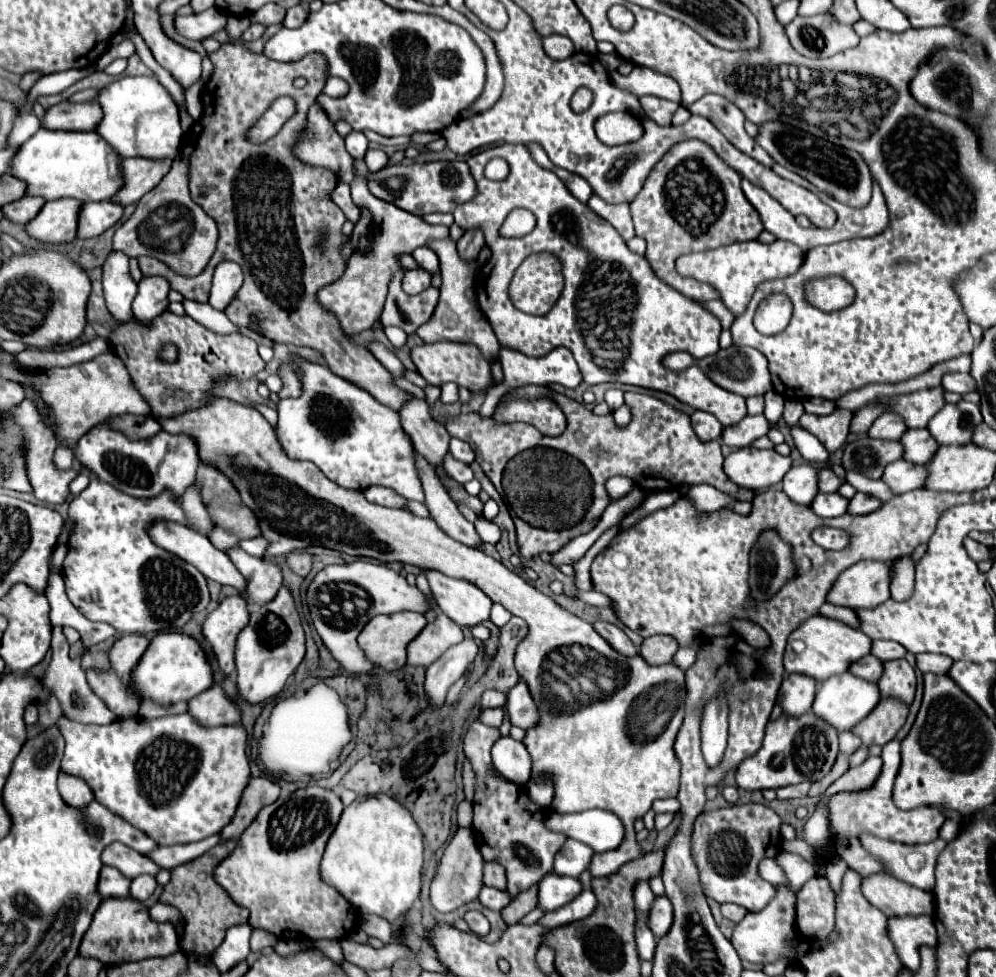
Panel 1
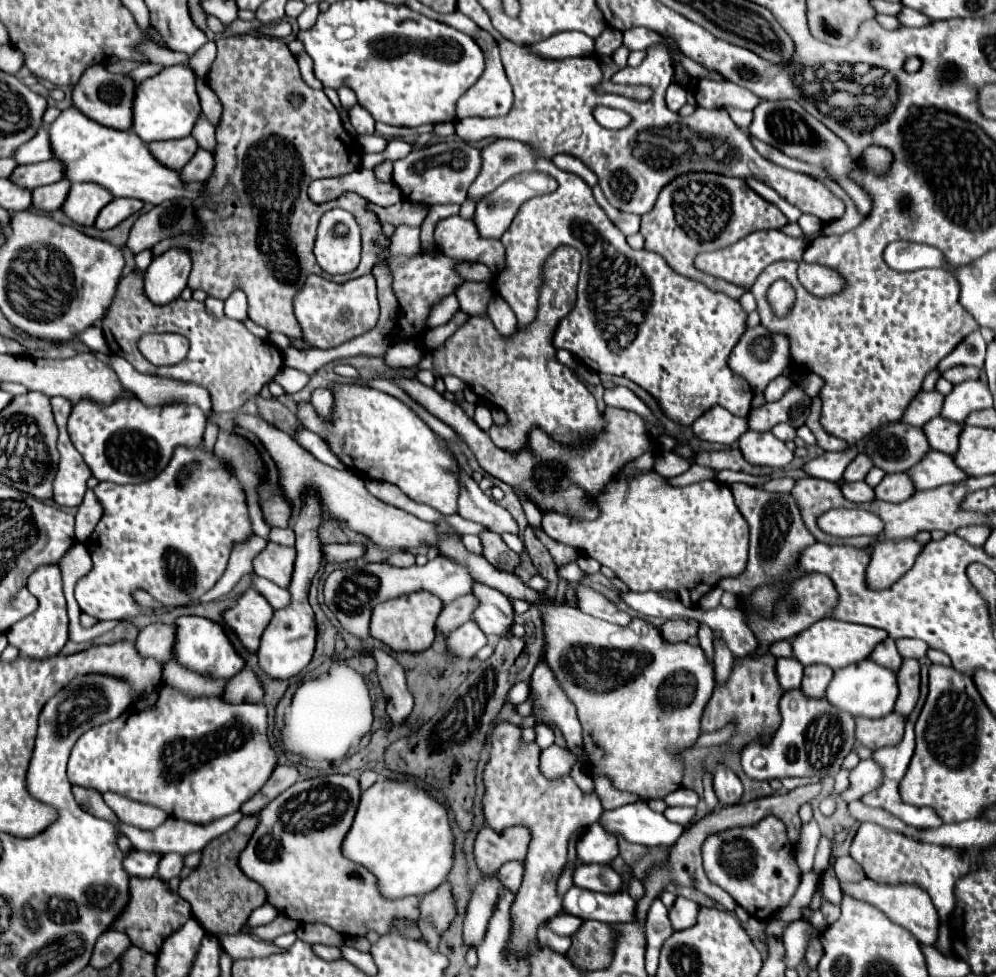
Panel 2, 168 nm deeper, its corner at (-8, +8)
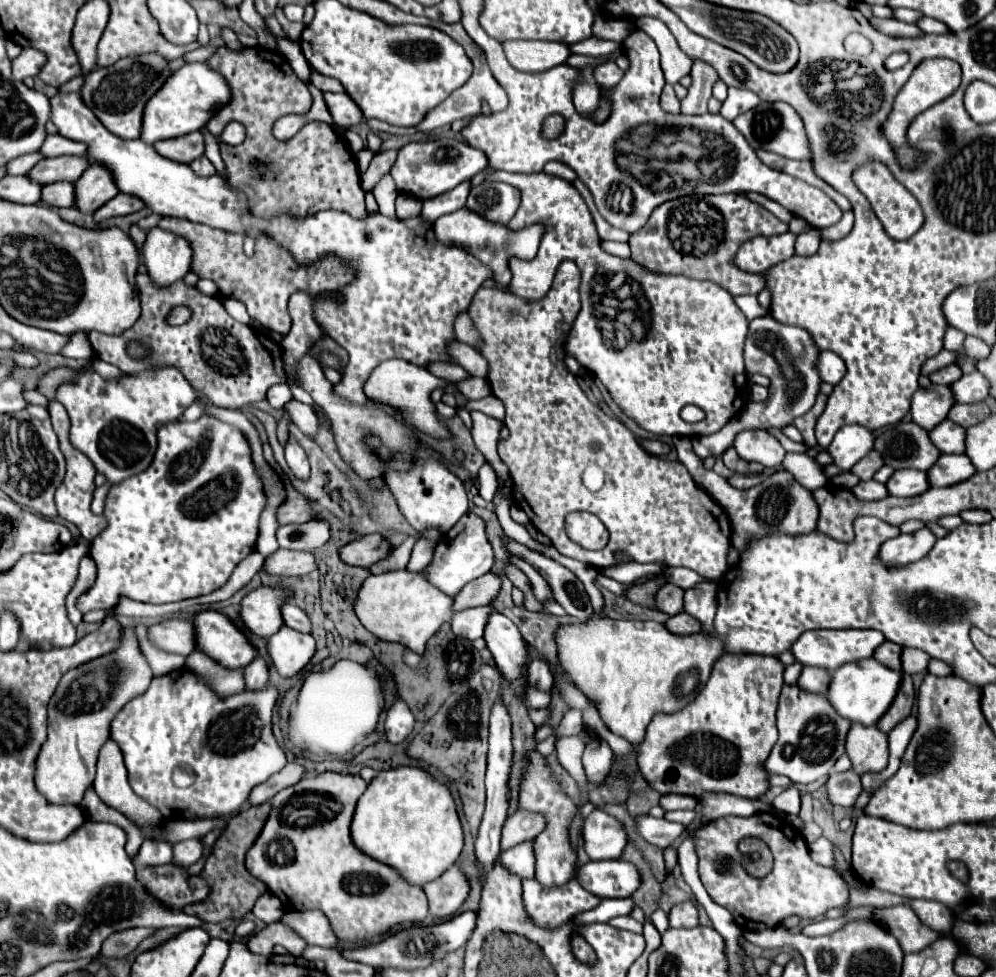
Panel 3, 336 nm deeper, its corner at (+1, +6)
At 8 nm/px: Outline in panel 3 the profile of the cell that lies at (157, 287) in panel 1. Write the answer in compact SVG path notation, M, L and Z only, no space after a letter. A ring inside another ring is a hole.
M154 227L148 231L142 259L154 285L172 285L190 271L192 249L184 237Z

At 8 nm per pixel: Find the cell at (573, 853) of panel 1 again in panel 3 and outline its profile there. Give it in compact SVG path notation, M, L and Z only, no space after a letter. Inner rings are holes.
M592 811L582 829L584 851L592 861L608 861L618 859L622 849L626 847L626 831L624 827L604 811Z

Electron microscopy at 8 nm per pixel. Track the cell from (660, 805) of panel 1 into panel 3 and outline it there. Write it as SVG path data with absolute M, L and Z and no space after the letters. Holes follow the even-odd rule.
M662 795L660 797L660 807L664 811L672 811L672 809L694 809L698 805L698 801L690 795Z

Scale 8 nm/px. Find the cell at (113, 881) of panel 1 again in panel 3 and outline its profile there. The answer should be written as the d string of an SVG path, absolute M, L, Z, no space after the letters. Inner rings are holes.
M146 839L140 847L140 851L132 857L134 867L154 867L154 865L164 865L172 861L172 845L170 843L158 843Z

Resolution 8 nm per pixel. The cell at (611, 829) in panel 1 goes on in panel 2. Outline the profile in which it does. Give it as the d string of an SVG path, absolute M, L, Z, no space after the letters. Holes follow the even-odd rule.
M637 801L631 805L617 807L613 811L605 811L601 815L603 827L615 835L623 835L631 843L639 843L645 847L655 845L675 845L681 837L683 827L671 823L665 815L655 813L647 801Z

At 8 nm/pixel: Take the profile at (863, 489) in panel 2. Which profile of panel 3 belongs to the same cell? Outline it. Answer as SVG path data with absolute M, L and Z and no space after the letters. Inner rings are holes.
M862 481L852 489L854 497L860 497L860 501L874 501L874 499L884 499L886 493L886 485L884 483L876 483L876 481Z

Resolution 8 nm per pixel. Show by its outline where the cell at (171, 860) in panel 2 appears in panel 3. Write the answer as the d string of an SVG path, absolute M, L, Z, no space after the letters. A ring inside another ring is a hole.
M190 839L190 841L180 841L174 845L174 857L172 863L182 865L182 867L190 867L192 863L196 863L202 857L202 843L200 839Z

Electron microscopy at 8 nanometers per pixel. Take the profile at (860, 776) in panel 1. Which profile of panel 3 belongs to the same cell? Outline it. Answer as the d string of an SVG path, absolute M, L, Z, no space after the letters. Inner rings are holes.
M854 769L844 773L832 773L828 777L828 795L834 805L852 807L860 797L860 793L862 793L860 775L854 773Z

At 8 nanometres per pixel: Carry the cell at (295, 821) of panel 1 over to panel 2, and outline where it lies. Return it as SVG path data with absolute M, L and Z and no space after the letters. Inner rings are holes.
M317 775L313 779L297 781L281 795L277 795L271 803L267 803L259 813L259 825L247 843L245 851L239 855L239 867L247 877L261 883L267 891L267 901L283 911L283 915L291 919L301 919L303 923L327 923L341 935L367 935L375 931L379 937L387 935L393 929L395 919L407 919L413 925L405 927L405 939L421 939L421 931L417 927L419 919L419 897L405 899L385 899L379 893L377 877L363 865L349 861L343 851L343 839L353 823L357 805L359 805L361 789L359 779L351 775Z

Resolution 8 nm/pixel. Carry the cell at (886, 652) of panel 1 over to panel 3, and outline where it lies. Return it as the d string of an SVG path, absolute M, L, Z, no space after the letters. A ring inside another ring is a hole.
M902 649L902 671L910 675L926 671L928 661L930 661L928 653L922 653L918 649Z

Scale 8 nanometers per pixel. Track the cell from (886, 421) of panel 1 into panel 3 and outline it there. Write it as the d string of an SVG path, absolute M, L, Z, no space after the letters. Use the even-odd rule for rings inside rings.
M936 385L928 389L918 389L912 397L910 415L916 425L930 431L934 425L938 425L954 405L950 387Z

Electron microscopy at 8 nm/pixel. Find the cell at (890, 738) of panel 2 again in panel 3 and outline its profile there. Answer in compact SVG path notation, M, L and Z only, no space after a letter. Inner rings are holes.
M852 723L846 737L846 753L858 775L866 771L880 771L888 765L888 735L876 725L866 727Z

